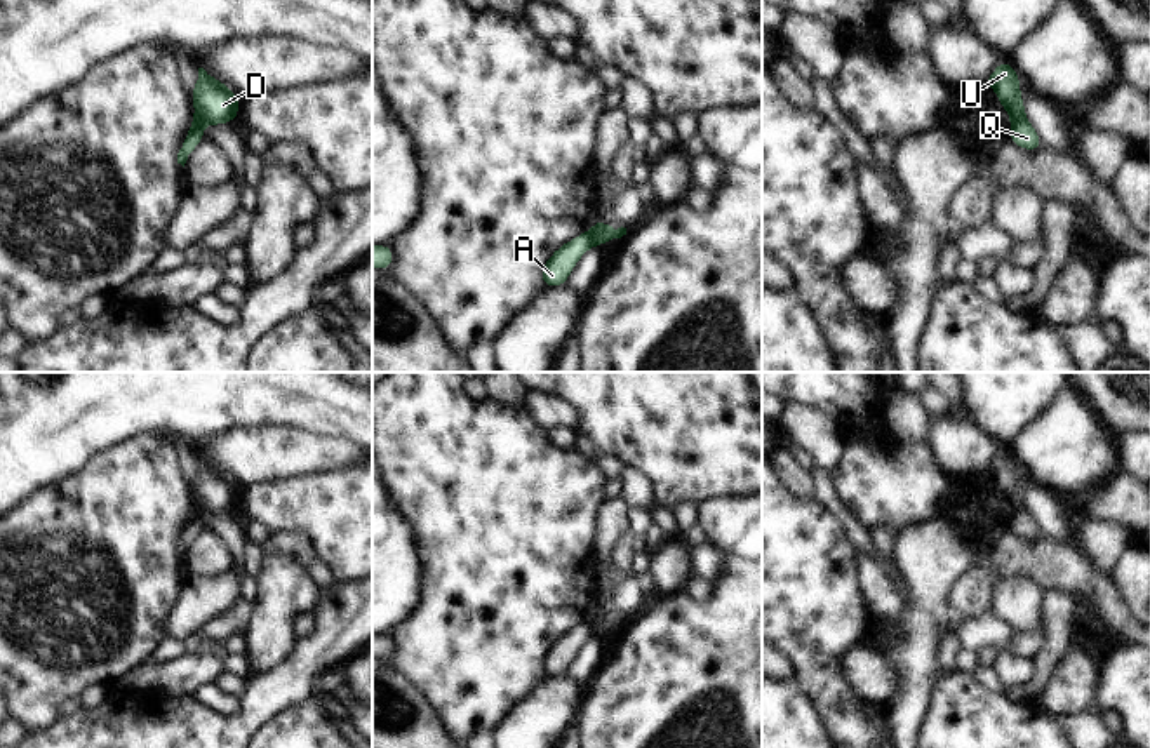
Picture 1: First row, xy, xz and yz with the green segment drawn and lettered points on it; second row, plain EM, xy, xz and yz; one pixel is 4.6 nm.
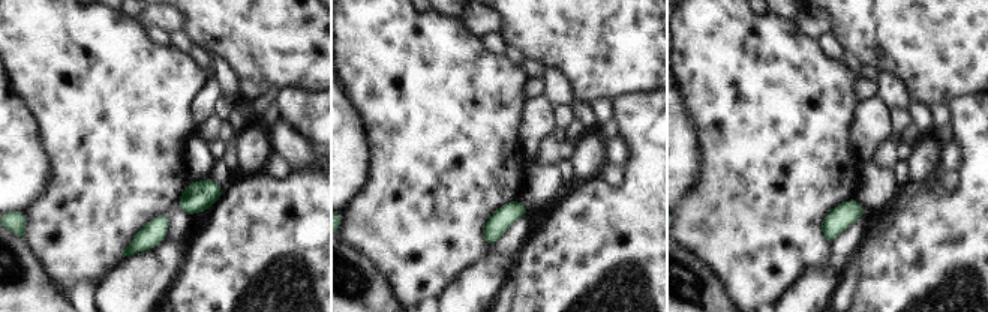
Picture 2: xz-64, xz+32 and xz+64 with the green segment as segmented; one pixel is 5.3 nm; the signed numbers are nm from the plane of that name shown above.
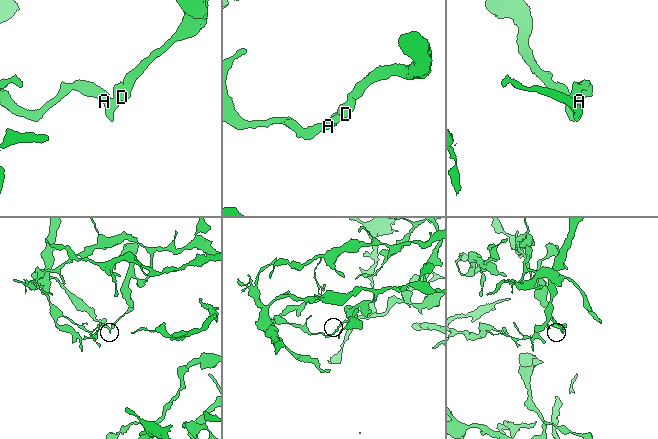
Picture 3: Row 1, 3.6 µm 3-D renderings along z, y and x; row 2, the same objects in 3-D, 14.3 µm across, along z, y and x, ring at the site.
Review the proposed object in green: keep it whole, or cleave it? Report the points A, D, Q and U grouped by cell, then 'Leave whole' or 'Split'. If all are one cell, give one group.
Groups: A Q / D U. Split

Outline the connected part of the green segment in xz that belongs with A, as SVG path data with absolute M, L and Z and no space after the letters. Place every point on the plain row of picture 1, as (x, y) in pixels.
M585 621L564 633L562 637L558 637L543 656L541 670L545 677L565 675L579 647L593 635L595 633L590 621Z

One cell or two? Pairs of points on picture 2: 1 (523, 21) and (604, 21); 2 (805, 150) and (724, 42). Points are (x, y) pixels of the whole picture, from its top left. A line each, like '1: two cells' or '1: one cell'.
1: one cell
2: one cell

